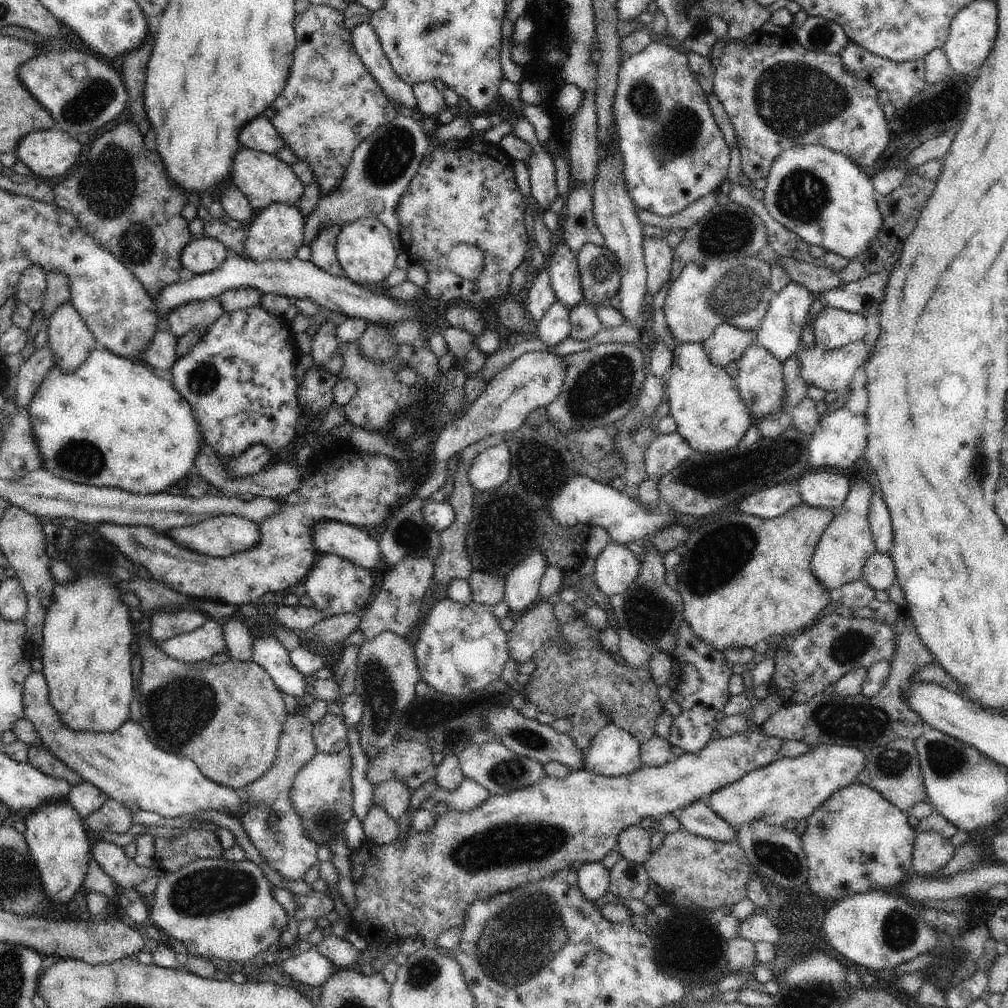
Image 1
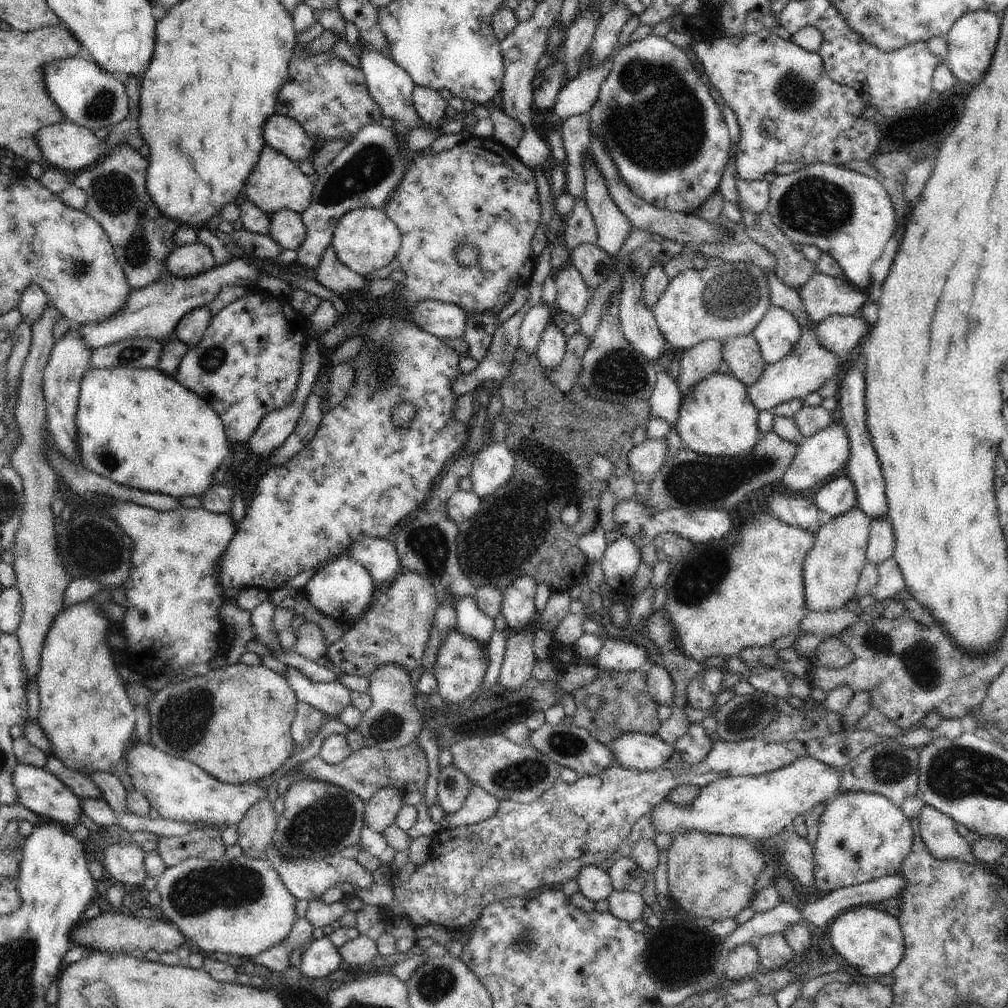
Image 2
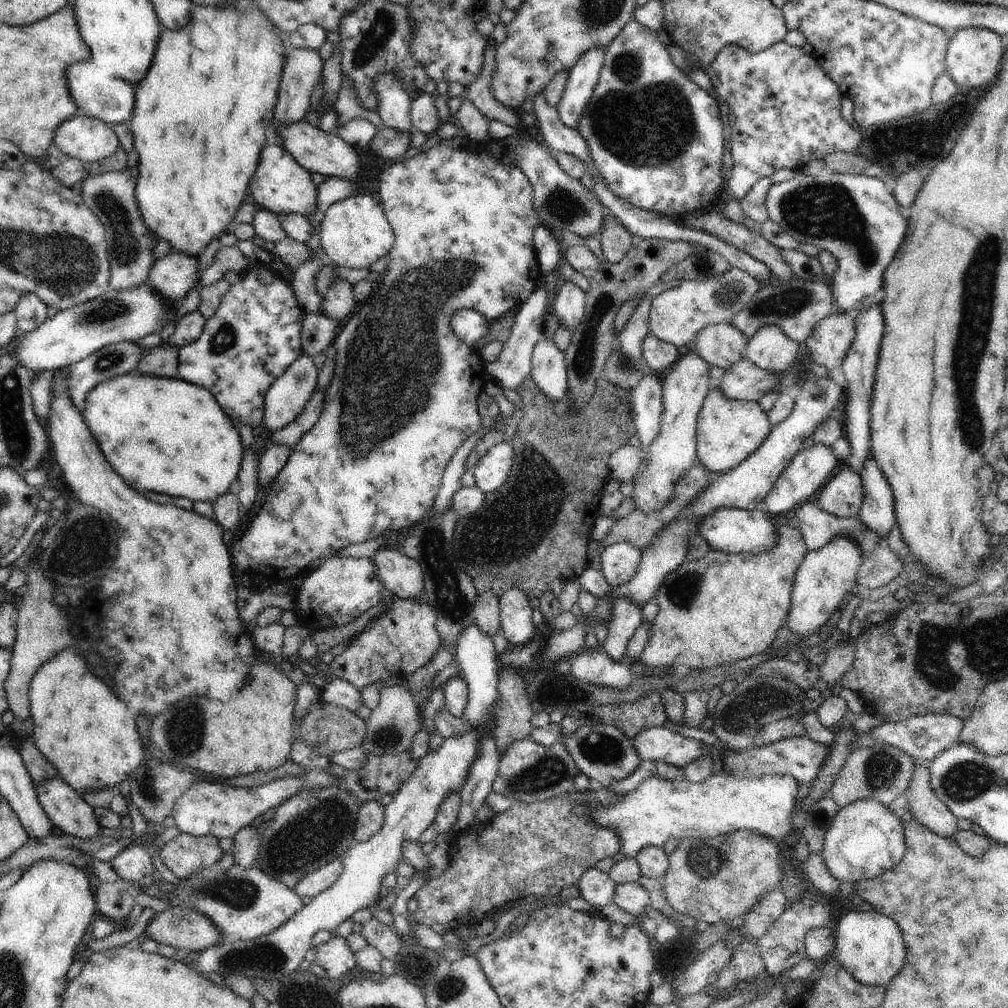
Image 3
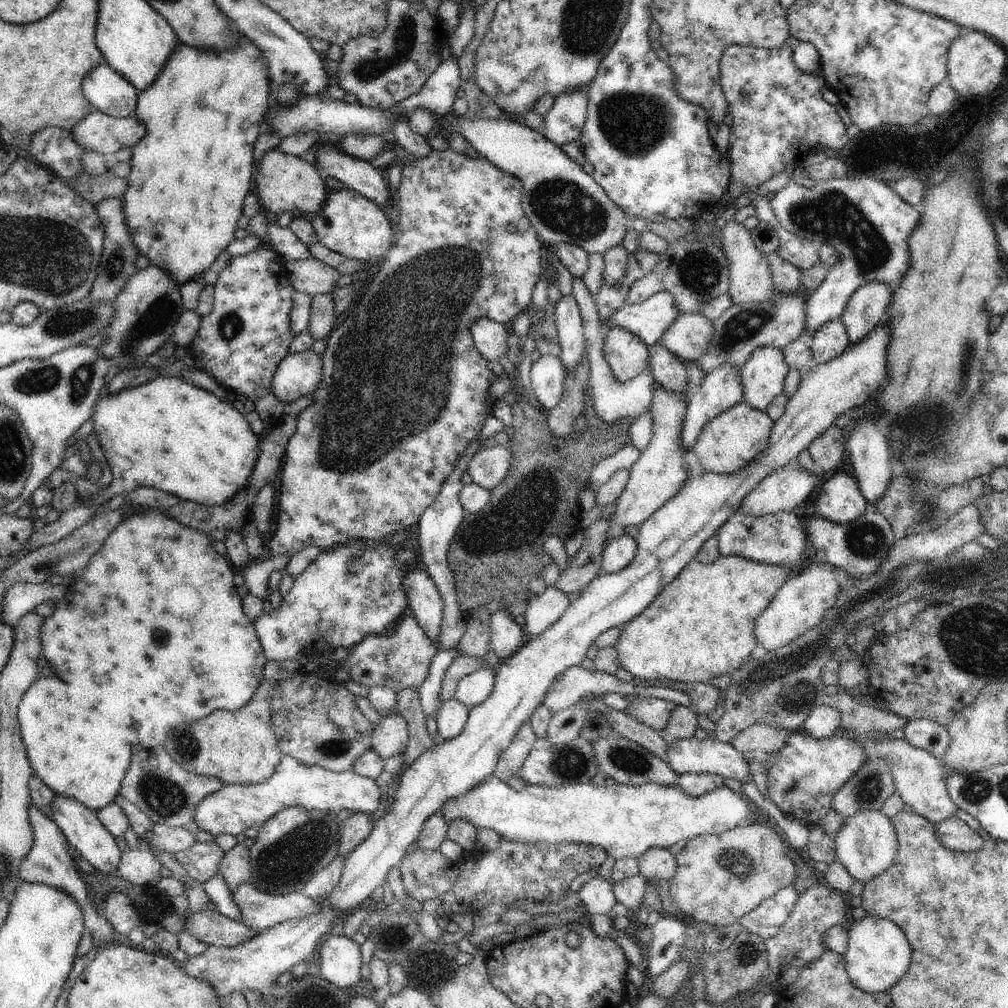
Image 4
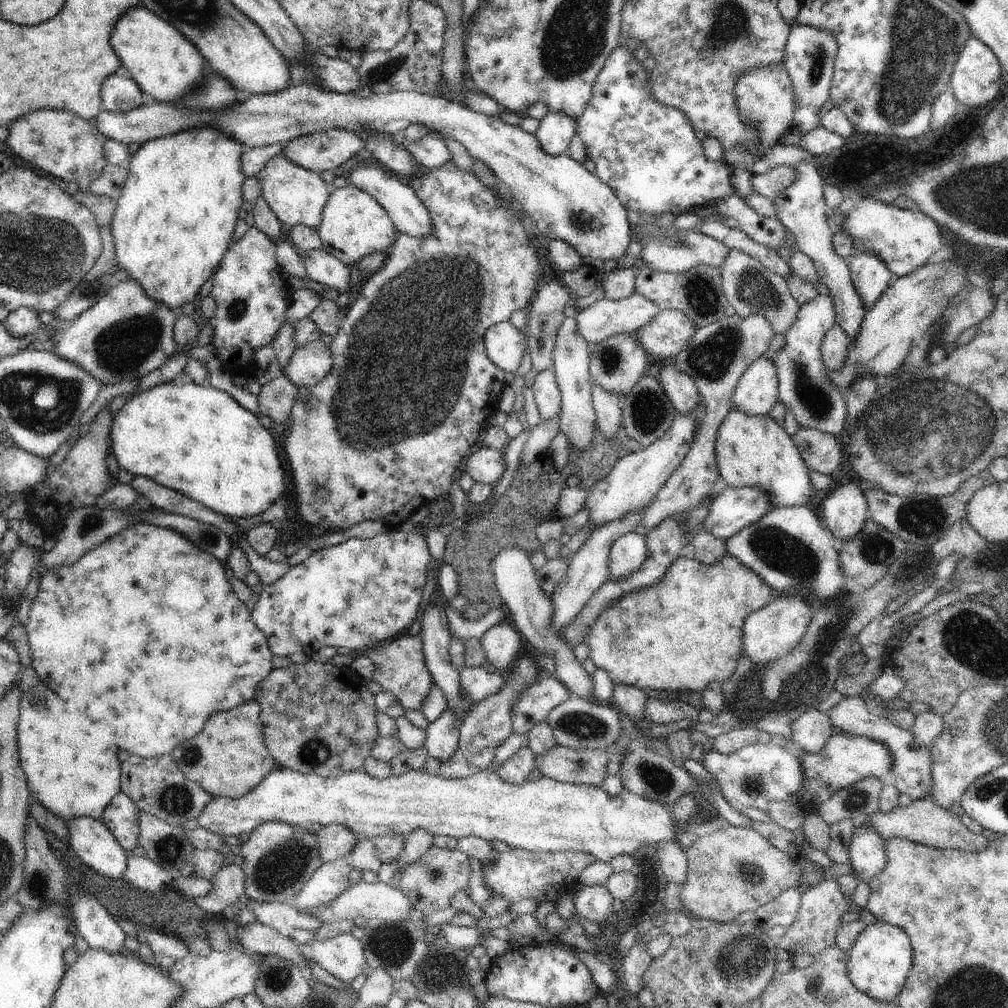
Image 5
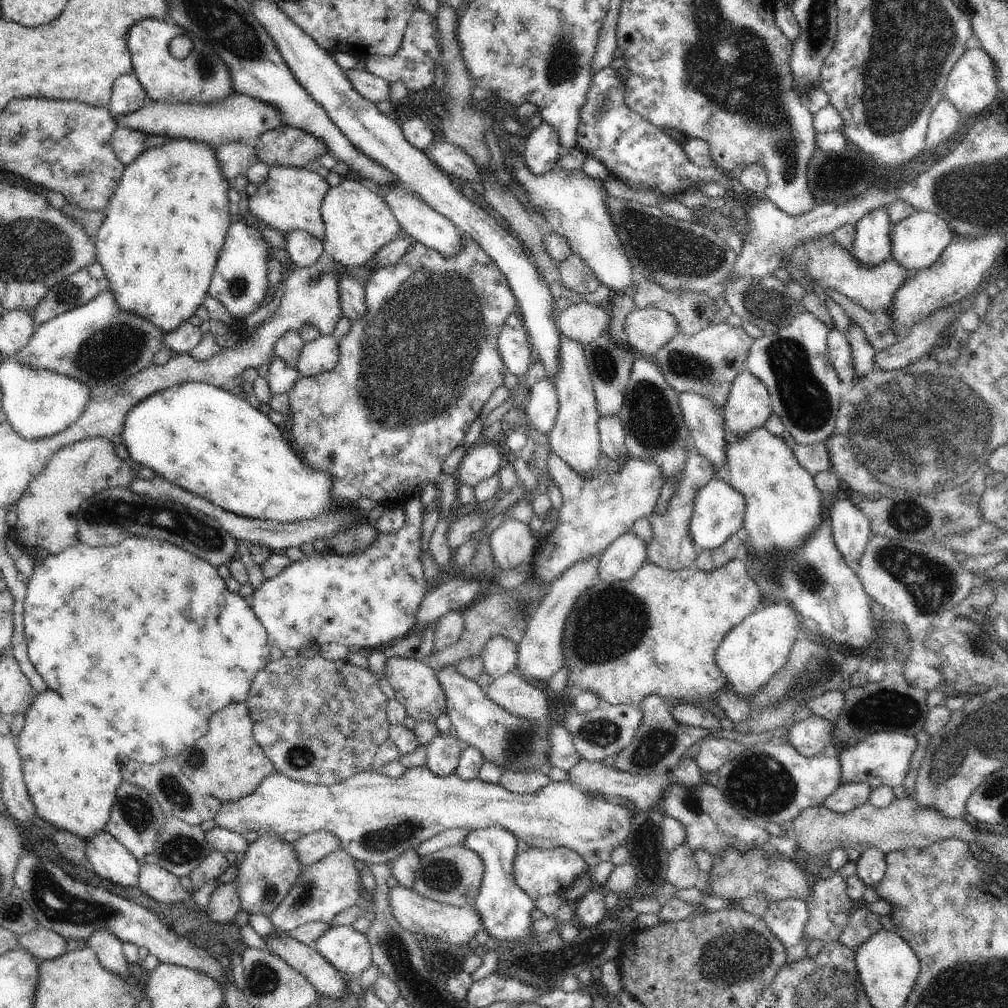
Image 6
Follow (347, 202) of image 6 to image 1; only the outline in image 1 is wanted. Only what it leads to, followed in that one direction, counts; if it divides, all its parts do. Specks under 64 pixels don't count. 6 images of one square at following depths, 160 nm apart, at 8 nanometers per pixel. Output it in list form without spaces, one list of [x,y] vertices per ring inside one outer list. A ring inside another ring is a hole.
[[[361,218],[346,224],[338,233],[336,256],[344,271],[343,276],[366,287],[380,284],[392,272],[398,249],[394,247],[396,238],[381,220]]]

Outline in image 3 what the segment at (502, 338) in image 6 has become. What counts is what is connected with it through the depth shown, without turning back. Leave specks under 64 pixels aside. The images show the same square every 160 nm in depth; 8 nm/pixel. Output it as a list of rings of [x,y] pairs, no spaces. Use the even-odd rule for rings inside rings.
[[[470,309],[456,311],[451,316],[452,332],[471,348],[484,337],[491,323],[480,312]]]

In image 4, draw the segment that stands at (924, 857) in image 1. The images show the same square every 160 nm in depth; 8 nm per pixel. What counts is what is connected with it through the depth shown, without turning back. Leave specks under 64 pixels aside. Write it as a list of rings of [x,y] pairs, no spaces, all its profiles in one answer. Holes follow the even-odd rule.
[[[889,733],[884,734],[877,743],[875,754],[891,764],[895,787],[900,791],[902,800],[933,825],[955,817],[958,807],[949,795],[943,762],[930,751],[912,746],[906,739],[889,740]]]

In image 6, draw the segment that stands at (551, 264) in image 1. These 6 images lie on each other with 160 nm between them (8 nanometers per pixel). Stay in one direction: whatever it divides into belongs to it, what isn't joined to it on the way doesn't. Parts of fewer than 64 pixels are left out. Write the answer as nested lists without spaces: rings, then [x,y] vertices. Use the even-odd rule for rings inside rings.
[[[562,332],[560,337],[558,355],[560,372],[555,378],[559,409],[554,428],[548,435],[549,444],[551,450],[581,478],[598,464],[601,448],[597,422],[600,414],[597,411],[593,382],[585,357],[585,346],[577,340],[568,338]]]

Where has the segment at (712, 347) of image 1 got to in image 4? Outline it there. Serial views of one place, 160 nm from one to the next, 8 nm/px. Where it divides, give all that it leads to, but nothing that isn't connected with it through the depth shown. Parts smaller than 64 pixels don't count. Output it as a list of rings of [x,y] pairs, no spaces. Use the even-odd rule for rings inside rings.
[[[662,385],[655,388],[653,401],[649,408],[653,417],[652,438],[649,445],[640,453],[638,460],[631,466],[626,488],[612,507],[614,514],[612,514],[612,520],[608,520],[611,529],[605,546],[610,540],[624,534],[626,526],[641,525],[648,520],[654,512],[679,493],[690,477],[686,463],[687,450],[683,447],[681,439],[688,405],[686,391],[683,393],[669,391]]]

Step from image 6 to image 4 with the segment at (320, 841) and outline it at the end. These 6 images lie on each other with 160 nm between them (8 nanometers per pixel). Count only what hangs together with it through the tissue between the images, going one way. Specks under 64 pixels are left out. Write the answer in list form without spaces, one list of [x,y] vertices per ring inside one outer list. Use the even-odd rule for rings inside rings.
[[[355,812],[341,824],[338,855],[347,857],[375,827],[372,813]]]

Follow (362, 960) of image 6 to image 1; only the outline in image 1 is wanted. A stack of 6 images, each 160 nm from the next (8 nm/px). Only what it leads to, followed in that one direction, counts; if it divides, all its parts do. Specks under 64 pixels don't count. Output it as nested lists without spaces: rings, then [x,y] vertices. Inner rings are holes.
[[[315,948],[295,953],[282,963],[282,970],[296,982],[308,986],[321,984],[334,972],[335,966],[329,958]]]

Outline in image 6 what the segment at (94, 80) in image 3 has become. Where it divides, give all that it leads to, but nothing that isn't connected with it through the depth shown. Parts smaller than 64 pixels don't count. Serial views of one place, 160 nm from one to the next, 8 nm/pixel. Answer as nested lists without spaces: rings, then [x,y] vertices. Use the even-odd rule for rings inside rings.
[[[132,72],[115,80],[108,108],[113,116],[121,117],[140,110],[148,101],[143,86]]]

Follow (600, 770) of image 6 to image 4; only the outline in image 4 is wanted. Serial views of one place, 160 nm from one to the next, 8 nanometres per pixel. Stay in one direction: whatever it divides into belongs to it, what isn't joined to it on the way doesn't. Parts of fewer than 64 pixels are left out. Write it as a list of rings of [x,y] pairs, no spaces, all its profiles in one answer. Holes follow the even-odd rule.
[[[582,736],[558,746],[550,744],[545,738],[537,738],[520,770],[518,770],[517,777],[525,782],[525,786],[557,787],[588,783],[599,771],[597,757],[594,756],[591,744],[592,742],[586,741]]]

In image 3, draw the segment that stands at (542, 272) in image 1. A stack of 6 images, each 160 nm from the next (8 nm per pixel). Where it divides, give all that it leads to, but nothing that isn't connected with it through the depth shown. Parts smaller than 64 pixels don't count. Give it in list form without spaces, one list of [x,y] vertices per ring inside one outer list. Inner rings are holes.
[[[538,286],[526,299],[526,302],[515,312],[515,322],[510,337],[505,342],[499,358],[493,363],[486,365],[486,373],[492,374],[496,378],[496,382],[502,390],[505,388],[518,389],[522,381],[531,373],[533,348],[540,339],[544,338],[543,334],[547,316],[546,302],[548,302],[548,293],[543,286]]]

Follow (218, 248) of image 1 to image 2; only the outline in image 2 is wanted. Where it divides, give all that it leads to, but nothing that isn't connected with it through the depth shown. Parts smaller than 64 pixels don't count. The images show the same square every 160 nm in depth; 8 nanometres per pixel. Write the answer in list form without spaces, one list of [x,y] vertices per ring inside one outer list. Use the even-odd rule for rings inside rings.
[[[200,241],[177,246],[167,258],[167,270],[178,278],[193,277],[215,266],[212,249]]]

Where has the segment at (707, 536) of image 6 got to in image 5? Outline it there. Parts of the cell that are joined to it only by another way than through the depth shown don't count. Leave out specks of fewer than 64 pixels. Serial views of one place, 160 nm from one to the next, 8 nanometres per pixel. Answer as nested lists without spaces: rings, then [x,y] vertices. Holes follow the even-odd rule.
[[[723,486],[712,501],[702,528],[728,540],[772,510],[771,496],[762,487]]]

